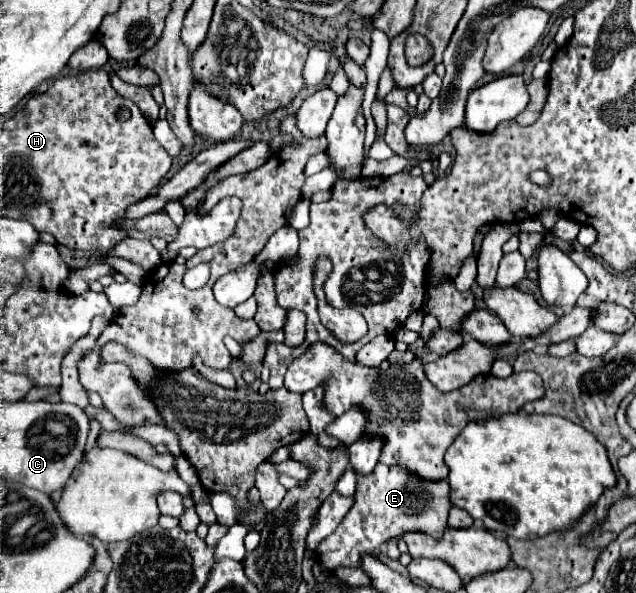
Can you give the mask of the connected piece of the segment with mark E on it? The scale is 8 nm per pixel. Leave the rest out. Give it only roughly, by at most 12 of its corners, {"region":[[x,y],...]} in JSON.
{"region":[[376,464],[318,544],[328,570],[360,566],[410,530],[440,538],[446,480]]}

